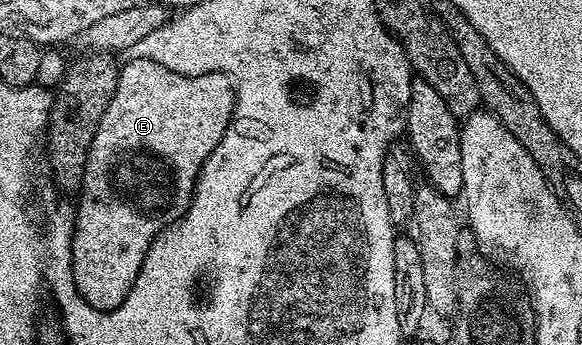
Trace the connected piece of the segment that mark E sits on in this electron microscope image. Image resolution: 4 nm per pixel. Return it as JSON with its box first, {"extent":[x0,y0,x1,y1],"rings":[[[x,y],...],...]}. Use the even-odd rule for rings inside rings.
{"extent":[73,58,237,311],"rings":[[[130,58],[128,62],[126,67],[124,65],[120,68],[118,87],[98,123],[98,127],[93,131],[93,140],[85,158],[85,172],[79,188],[81,204],[79,202],[76,204],[73,220],[73,276],[75,277],[75,285],[79,289],[83,301],[87,301],[87,305],[100,311],[113,311],[125,300],[127,293],[131,293],[131,285],[135,285],[135,277],[139,277],[139,269],[143,265],[147,249],[153,244],[155,237],[187,213],[193,200],[193,190],[197,188],[197,178],[201,167],[207,161],[207,157],[211,157],[211,153],[224,137],[225,131],[229,128],[229,122],[233,119],[237,104],[236,86],[233,80],[221,71],[212,71],[202,75],[184,75],[167,69],[167,65],[159,65],[156,59]]]}

